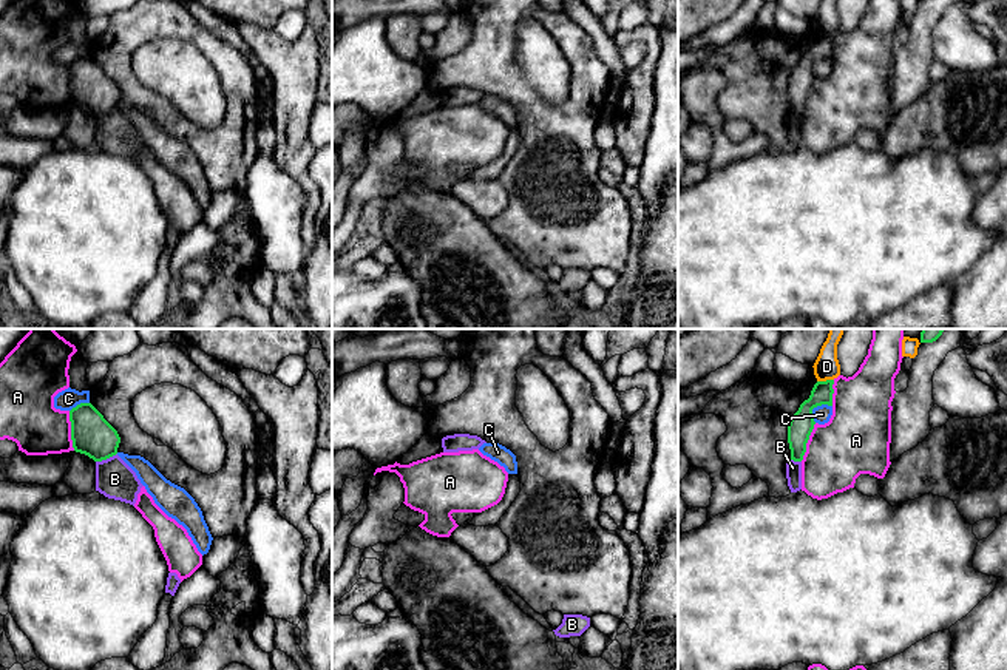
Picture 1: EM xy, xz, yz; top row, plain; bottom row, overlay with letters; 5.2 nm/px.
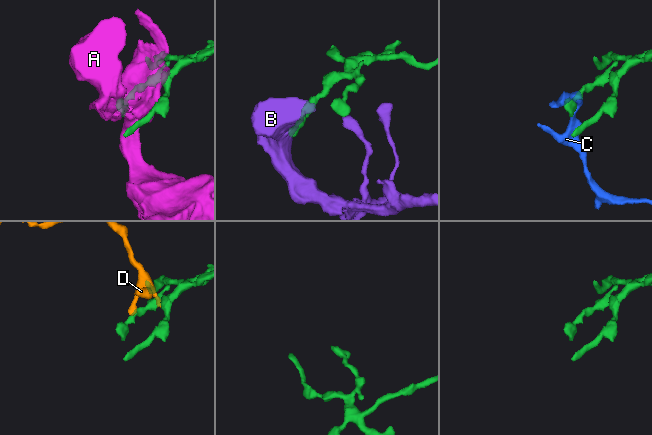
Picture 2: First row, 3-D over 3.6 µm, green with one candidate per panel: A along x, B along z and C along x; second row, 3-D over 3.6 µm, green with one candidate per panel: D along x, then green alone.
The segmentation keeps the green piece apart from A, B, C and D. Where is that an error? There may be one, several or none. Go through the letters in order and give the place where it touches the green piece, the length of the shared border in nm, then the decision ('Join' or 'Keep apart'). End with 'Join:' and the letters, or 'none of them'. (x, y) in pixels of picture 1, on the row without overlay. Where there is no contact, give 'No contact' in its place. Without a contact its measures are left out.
A: Touches green at xy (71, 85). Shared border 220 nm. Keep apart
B: Touches green at xy (105, 113). Shared border 120 nm. Keep apart
C: Touches green at yz (816, 60). Shared border 130 nm. Keep apart
D: Touches green at yz (827, 34). Shared border 90 nm. Keep apart
Join: none of them

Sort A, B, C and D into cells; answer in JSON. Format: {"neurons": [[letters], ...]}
{"neurons": [["A"], ["B"], ["C"], ["D"]]}

